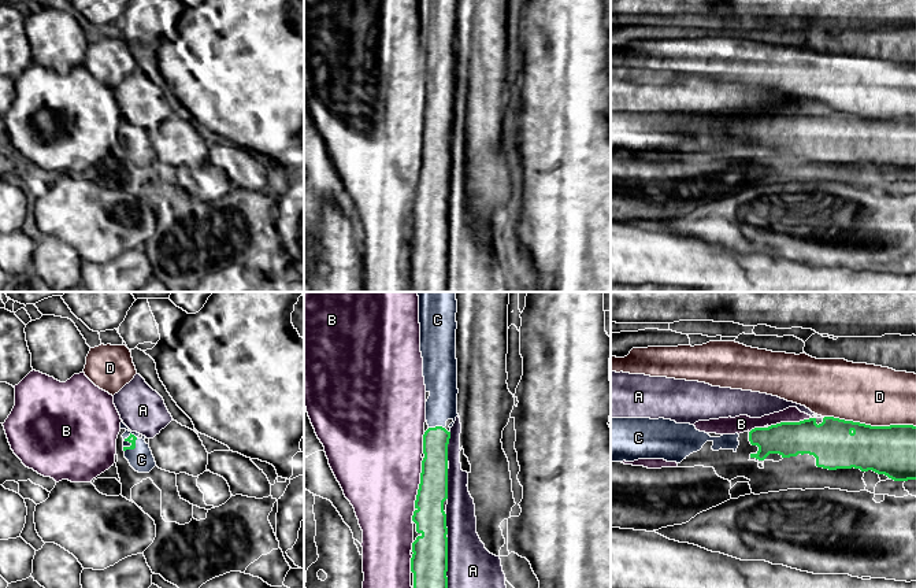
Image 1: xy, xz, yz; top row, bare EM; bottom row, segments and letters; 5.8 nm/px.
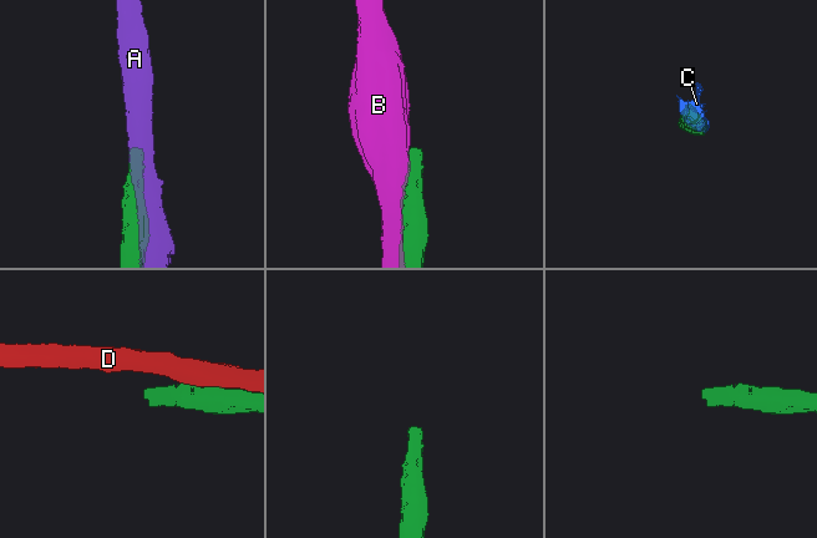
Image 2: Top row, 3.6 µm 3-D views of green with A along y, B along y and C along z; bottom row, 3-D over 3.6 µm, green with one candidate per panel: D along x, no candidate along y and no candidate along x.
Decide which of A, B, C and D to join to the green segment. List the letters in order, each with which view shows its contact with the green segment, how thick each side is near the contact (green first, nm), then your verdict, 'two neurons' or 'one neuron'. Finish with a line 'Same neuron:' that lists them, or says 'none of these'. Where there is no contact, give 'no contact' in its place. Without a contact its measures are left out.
A: xz | 220/360 nm | two neurons
B: xz | 190/480 nm | two neurons
C: xy | 50/140 nm | one neuron
D: yz | 280/360 nm | two neurons
Same neuron: C

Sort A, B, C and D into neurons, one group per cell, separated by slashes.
A / B / C / D

